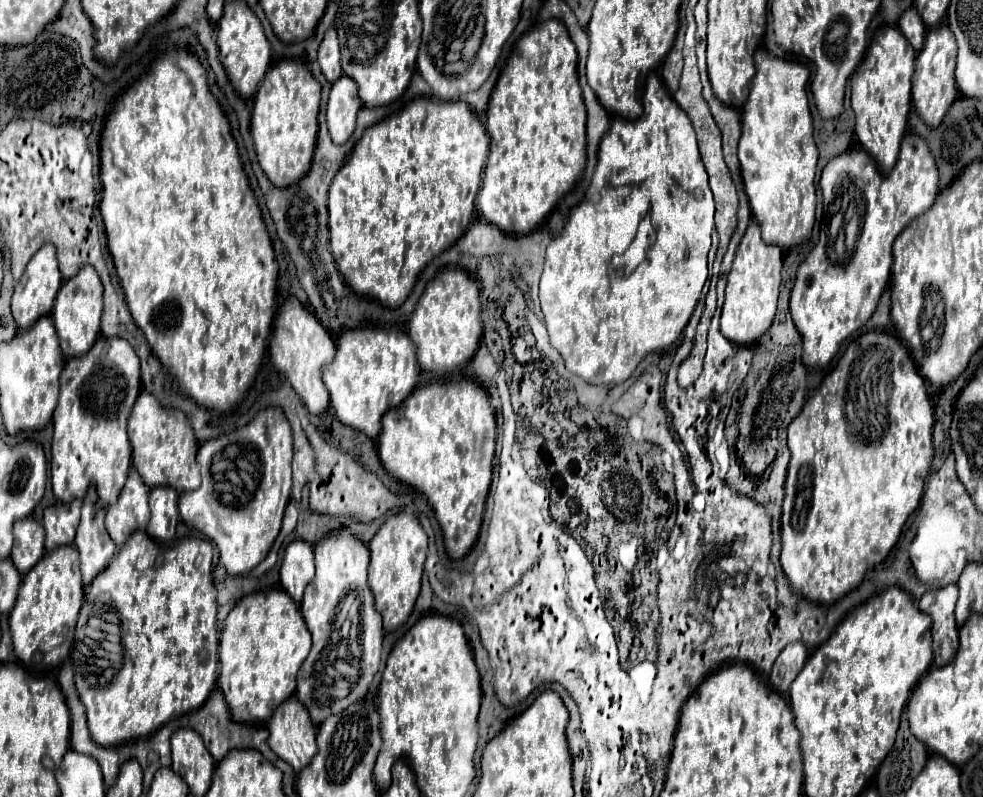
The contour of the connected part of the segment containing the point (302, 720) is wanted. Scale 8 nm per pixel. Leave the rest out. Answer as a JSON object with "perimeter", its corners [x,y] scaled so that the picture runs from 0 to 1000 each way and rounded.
{"perimeter":[[[297,872],[275,902],[273,935],[277,942],[305,970],[321,947],[321,912],[311,887]]]}

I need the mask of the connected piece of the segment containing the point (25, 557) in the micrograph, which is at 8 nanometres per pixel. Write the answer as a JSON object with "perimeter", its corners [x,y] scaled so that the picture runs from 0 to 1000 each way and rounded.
{"perimeter":[[[22,651],[14,659],[14,686],[12,704],[24,721],[45,696],[45,661],[35,651]]]}

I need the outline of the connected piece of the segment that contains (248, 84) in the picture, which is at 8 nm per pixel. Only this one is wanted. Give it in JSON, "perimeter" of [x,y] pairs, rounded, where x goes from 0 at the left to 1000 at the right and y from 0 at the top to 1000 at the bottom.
{"perimeter":[[[234,1],[228,6],[228,19],[224,24],[224,36],[220,41],[220,51],[222,51],[222,61],[224,61],[224,79],[228,82],[238,114],[248,124],[256,122],[277,77],[275,54],[269,44],[264,24],[258,19],[258,14],[248,1]]]}

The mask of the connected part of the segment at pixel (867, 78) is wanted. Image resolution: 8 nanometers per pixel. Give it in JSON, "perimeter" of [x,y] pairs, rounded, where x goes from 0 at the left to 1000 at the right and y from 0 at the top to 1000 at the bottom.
{"perimeter":[[[897,34],[891,39],[889,51],[869,89],[867,107],[867,137],[871,142],[871,177],[891,202],[895,215],[905,215],[911,207],[918,172],[922,169],[922,152],[926,139],[926,109],[930,94],[932,64],[918,46],[914,34]]]}

